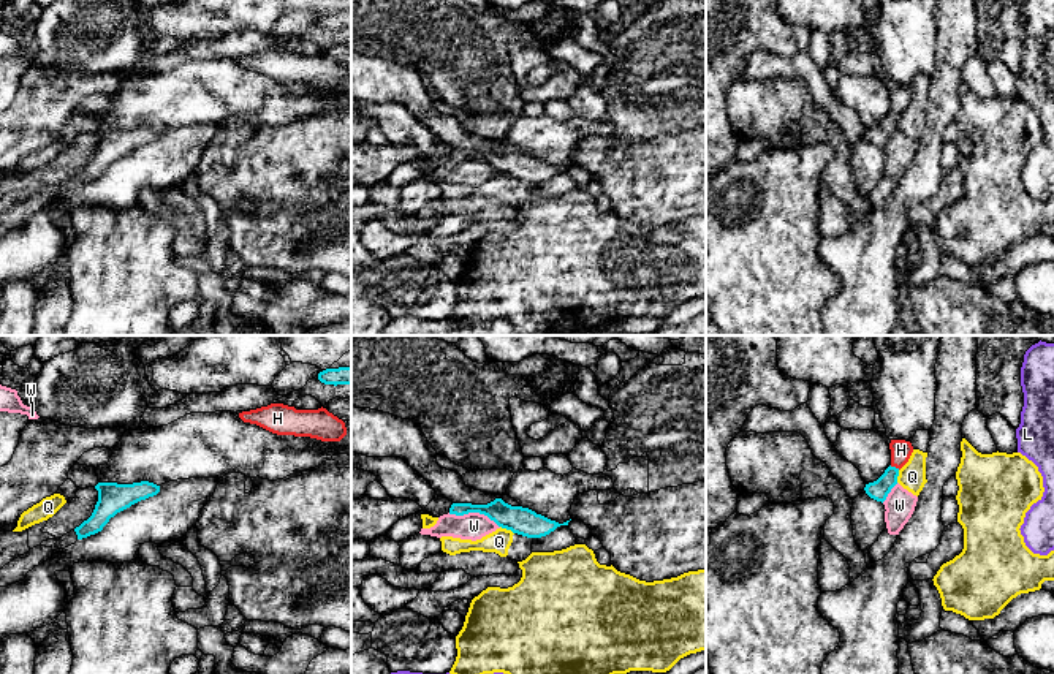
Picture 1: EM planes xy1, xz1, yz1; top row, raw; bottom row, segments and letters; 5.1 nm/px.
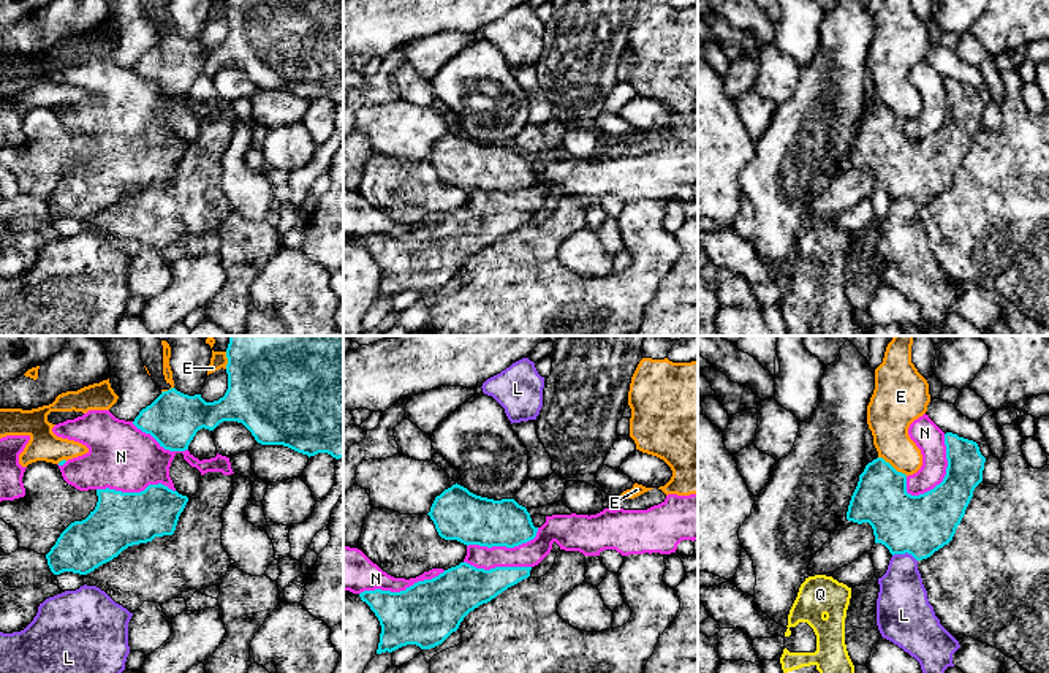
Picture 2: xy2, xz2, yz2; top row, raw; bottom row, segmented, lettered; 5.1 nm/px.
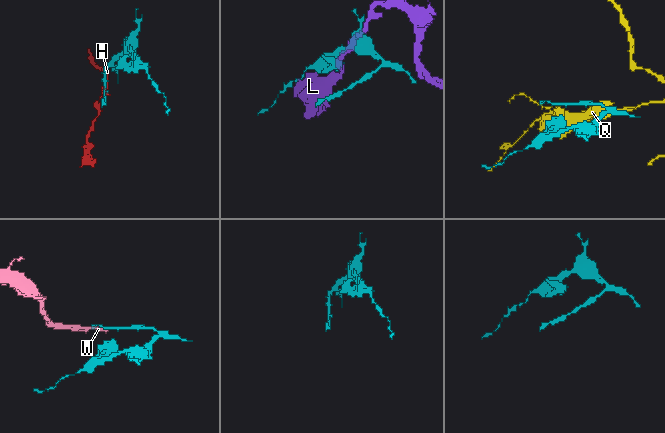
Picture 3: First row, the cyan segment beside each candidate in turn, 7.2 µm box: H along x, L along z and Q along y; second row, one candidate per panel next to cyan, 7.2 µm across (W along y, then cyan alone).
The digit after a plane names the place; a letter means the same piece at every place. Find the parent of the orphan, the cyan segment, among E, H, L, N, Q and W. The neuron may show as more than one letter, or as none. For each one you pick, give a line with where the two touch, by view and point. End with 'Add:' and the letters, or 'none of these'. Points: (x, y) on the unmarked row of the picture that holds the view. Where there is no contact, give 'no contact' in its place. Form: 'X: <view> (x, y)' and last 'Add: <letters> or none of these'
Add: none of these

